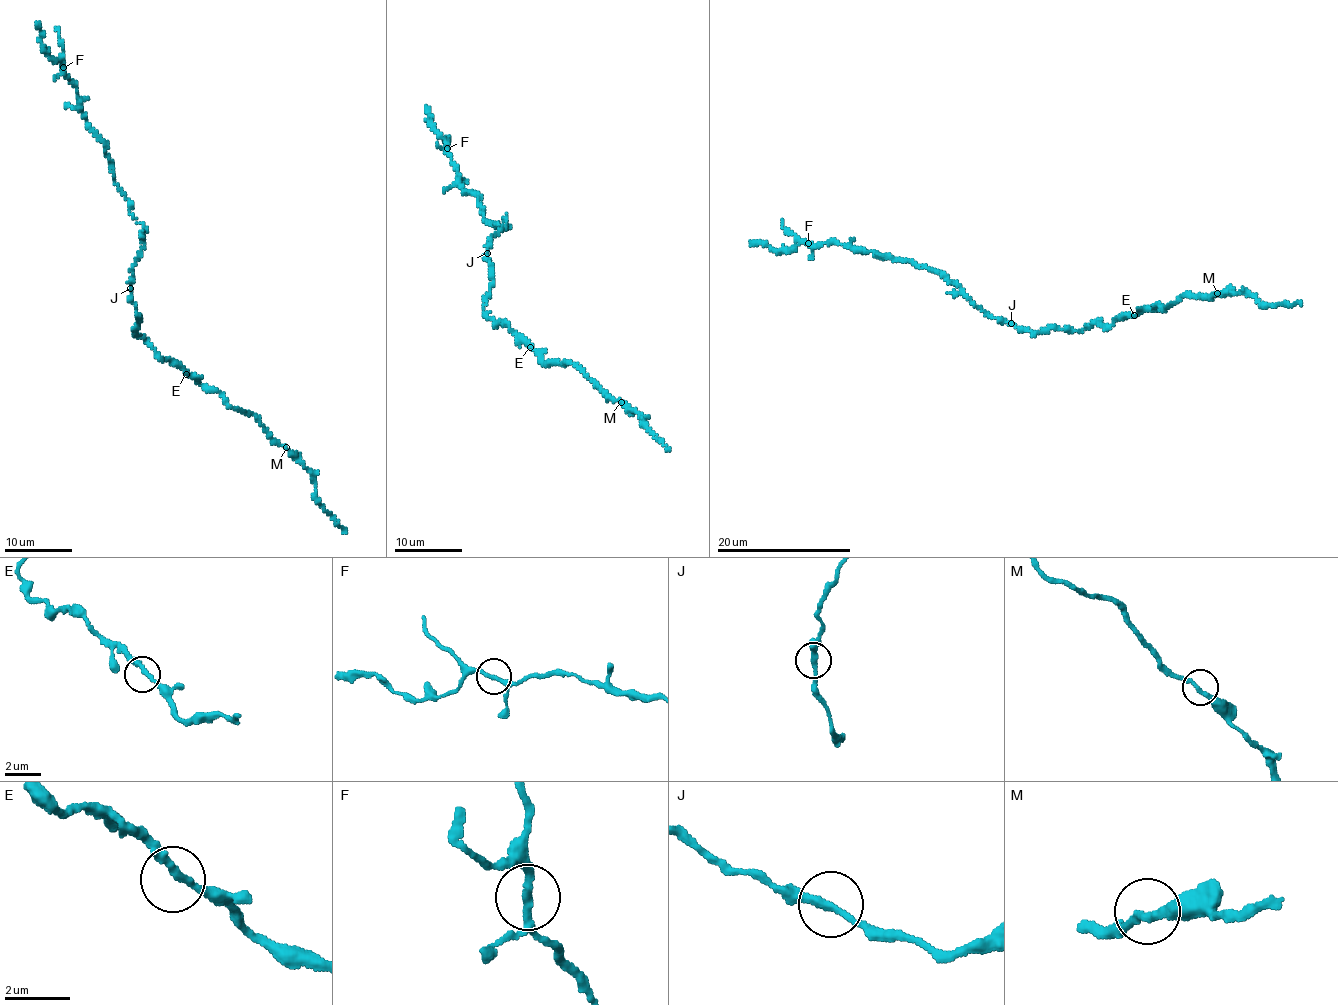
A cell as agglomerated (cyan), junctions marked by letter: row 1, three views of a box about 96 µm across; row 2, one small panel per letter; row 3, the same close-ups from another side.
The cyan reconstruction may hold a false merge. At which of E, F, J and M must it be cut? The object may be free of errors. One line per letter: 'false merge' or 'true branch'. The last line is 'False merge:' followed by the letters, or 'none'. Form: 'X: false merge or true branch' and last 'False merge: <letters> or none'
E: true branch
F: true branch
J: true branch
M: true branch
False merge: none

